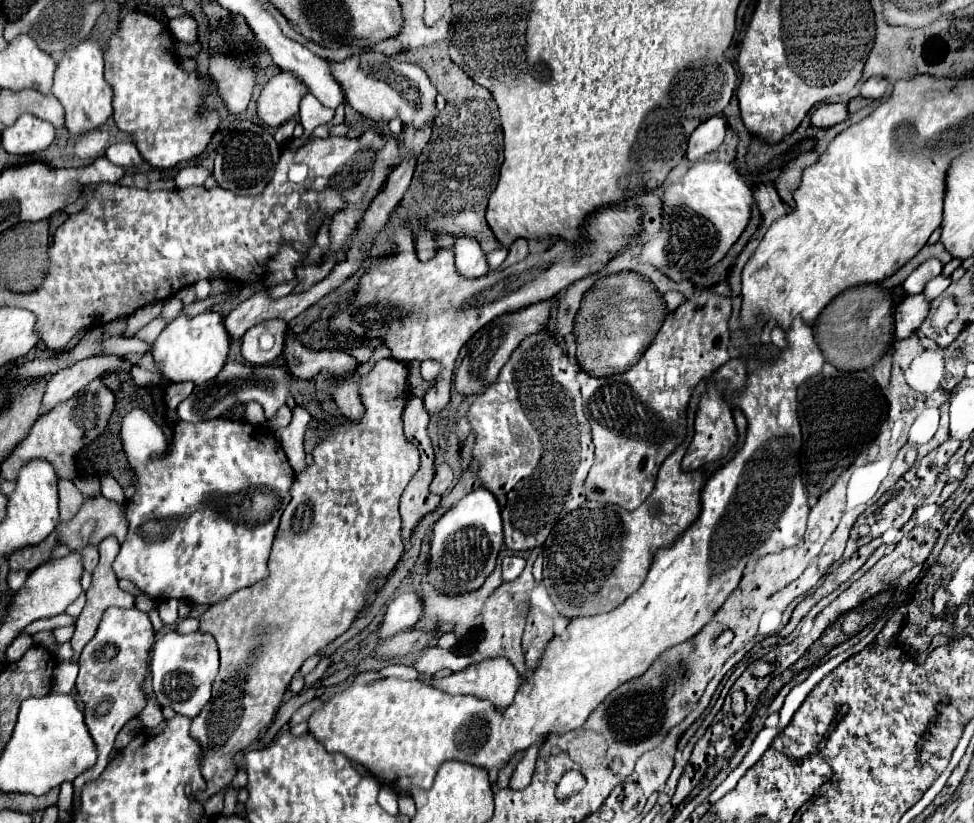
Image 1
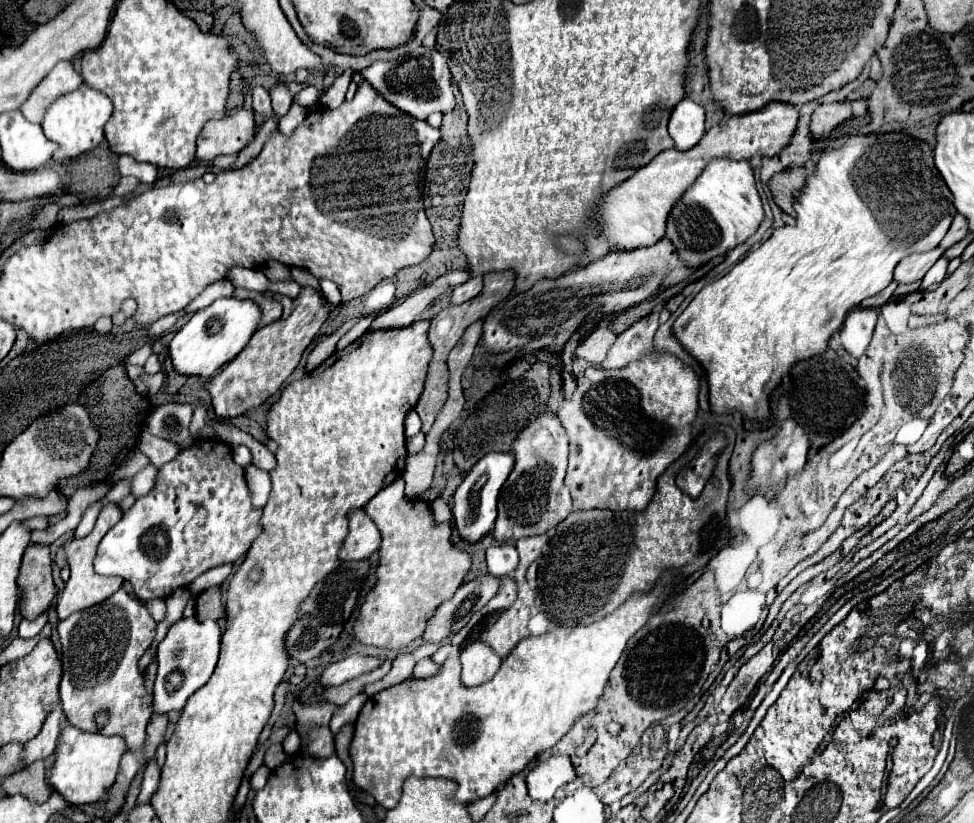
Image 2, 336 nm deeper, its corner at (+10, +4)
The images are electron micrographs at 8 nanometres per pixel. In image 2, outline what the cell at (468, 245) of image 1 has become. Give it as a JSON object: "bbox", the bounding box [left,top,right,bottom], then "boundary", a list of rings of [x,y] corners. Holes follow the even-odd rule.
{"bbox":[451,276,483,304],"boundary":[[[473,276],[473,278],[469,278],[465,284],[453,288],[453,292],[451,292],[451,296],[453,296],[453,304],[463,304],[463,302],[475,298],[475,296],[481,292],[481,288],[483,288],[483,280],[481,280],[481,276]]]}

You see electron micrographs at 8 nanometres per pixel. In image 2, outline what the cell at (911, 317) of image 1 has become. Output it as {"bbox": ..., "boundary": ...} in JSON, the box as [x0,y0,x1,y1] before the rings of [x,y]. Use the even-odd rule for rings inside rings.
{"bbox":[839,308,877,358],"boundary":[[[857,308],[847,316],[843,330],[839,334],[841,334],[843,348],[853,358],[859,358],[867,350],[875,330],[875,322],[877,322],[875,308]]]}

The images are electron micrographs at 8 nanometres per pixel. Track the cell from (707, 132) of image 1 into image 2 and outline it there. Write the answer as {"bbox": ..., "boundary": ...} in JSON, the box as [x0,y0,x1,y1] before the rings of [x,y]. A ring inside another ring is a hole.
{"bbox":[669,98,705,150],"boundary":[[[683,98],[673,108],[669,118],[669,134],[677,150],[691,150],[705,134],[705,110],[697,102]]]}

